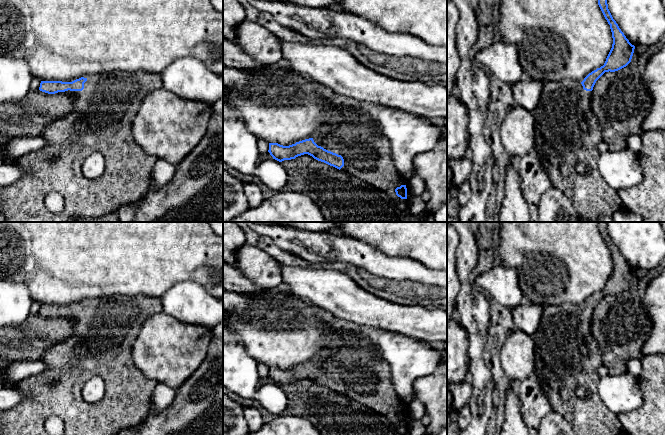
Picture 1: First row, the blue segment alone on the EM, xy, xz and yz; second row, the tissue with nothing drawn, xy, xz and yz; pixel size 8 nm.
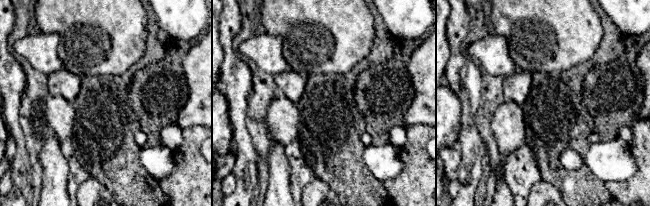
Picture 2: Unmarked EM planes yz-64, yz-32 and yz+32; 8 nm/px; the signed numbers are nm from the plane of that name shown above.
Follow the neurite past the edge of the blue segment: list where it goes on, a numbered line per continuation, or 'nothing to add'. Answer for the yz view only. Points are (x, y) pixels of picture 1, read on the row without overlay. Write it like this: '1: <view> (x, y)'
1: yz (567, 356)

